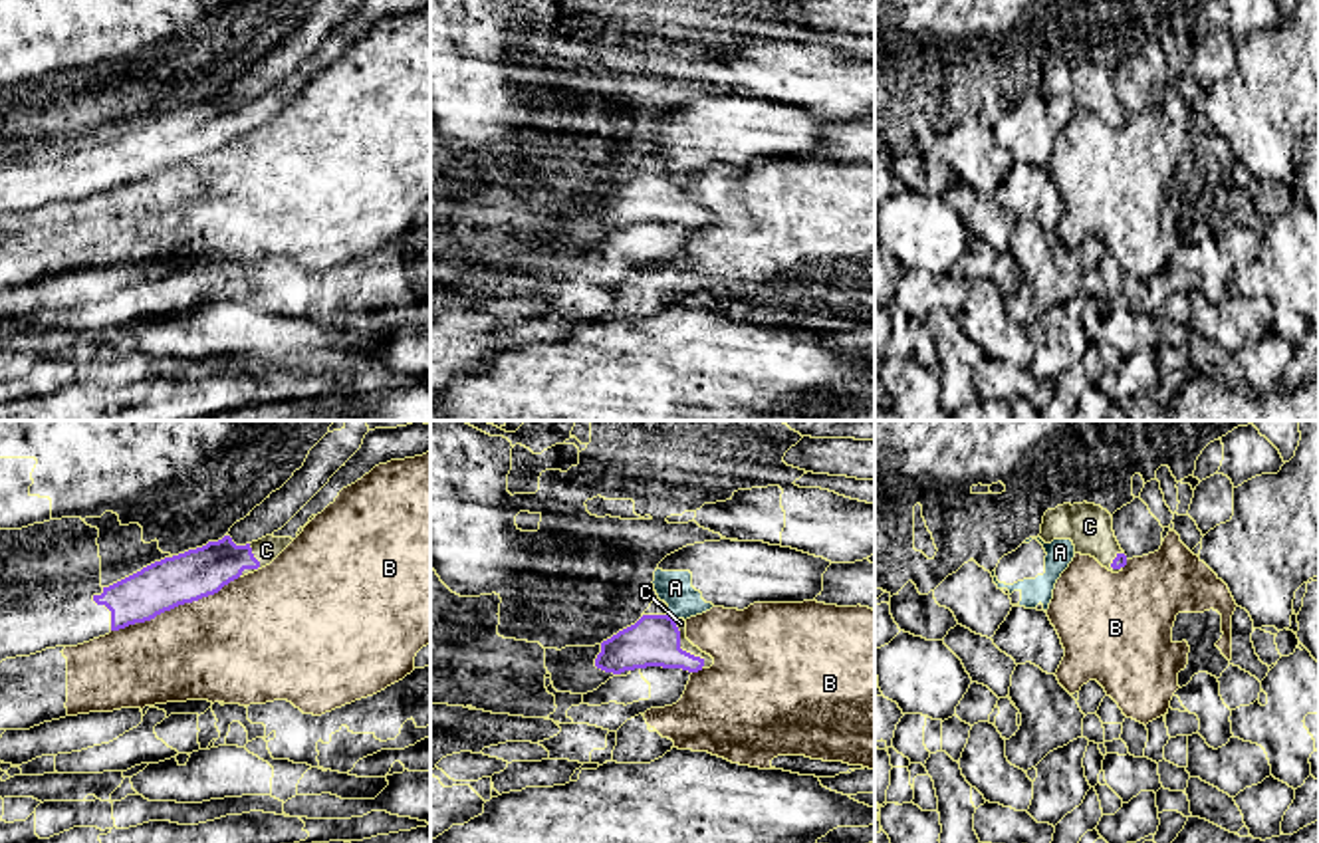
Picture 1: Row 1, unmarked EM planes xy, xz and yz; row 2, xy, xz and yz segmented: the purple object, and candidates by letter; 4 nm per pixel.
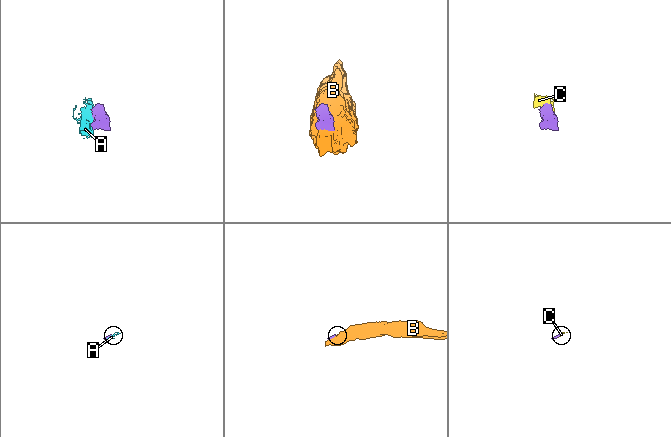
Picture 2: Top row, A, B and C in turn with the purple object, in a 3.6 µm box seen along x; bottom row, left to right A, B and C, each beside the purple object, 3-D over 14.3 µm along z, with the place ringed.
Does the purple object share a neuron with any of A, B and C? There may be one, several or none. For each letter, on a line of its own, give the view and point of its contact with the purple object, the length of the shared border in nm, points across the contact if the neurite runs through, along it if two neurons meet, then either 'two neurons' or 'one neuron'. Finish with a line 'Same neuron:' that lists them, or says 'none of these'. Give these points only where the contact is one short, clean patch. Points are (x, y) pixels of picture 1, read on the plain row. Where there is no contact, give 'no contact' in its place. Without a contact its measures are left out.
A: contact xz (671, 173); length 40 nm; two neurons
B: contact xy (175, 161); length 550 nm; two neurons
C: contact xz (679, 203); length 240 nm; way xz (655, 195), (669, 203), (679, 203), (681, 179); one neuron
Same neuron: C

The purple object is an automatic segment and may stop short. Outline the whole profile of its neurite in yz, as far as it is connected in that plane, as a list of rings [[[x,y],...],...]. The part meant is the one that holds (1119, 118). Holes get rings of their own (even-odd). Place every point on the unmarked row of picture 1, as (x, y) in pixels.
[[[1063,60],[1047,65],[1039,93],[1045,99],[1071,95],[1075,109],[1095,113],[1113,129],[1123,127],[1127,121],[1127,111],[1113,87],[1113,71],[1095,60]]]

